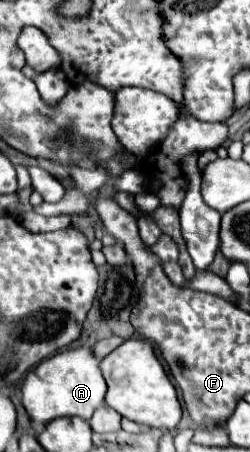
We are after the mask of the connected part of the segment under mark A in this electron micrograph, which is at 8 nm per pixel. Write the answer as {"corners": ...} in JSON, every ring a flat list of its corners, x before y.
{"corners":[[92,347,66,349,44,361,40,361,24,379,22,403,32,421,50,423,58,417,82,417,90,419,92,413,104,403,106,381,100,371,100,361,92,353]]}

